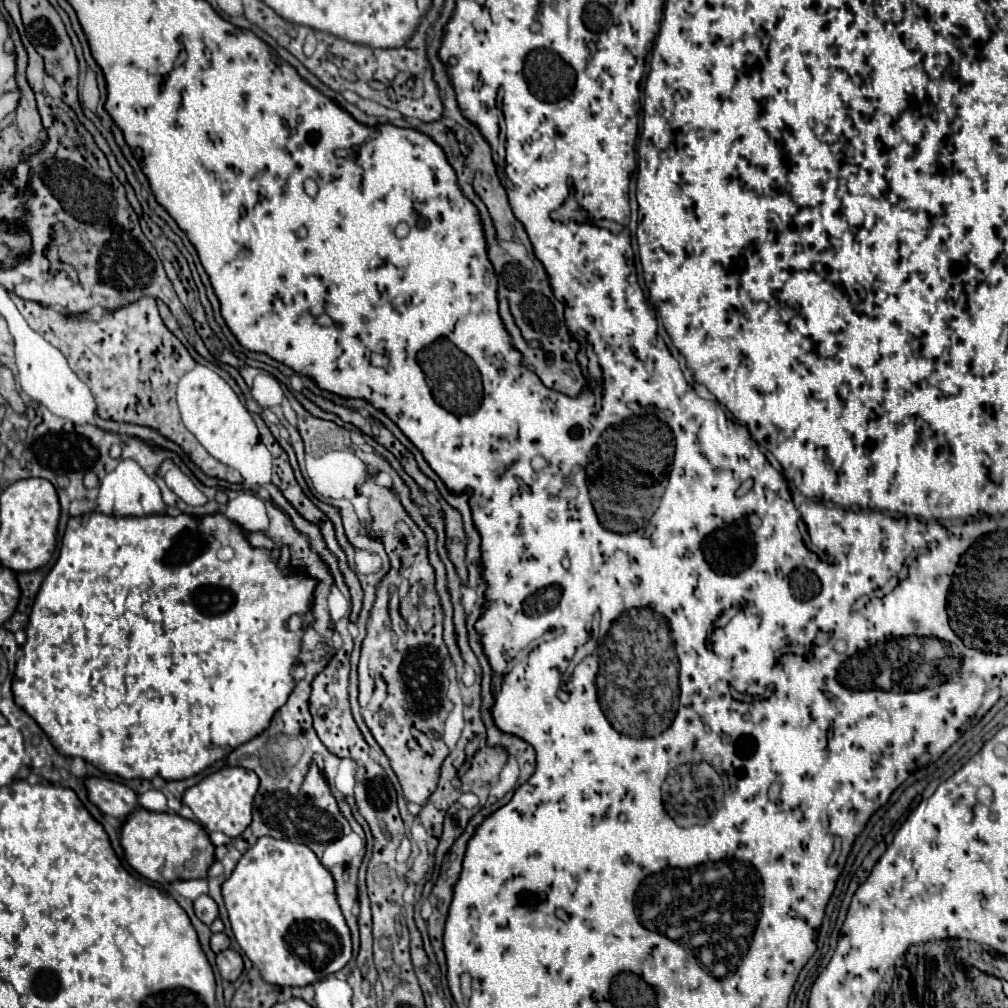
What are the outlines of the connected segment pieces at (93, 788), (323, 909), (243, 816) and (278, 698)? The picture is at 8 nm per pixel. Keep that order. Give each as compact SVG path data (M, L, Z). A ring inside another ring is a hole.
M91 778L87 780L87 792L91 796L91 802L105 812L107 816L115 816L119 820L127 818L135 810L139 810L137 794L119 782L105 780L105 778Z
M269 836L259 838L257 844L243 854L231 878L223 884L223 898L235 940L269 984L307 986L339 972L353 956L351 930L337 902L335 880L305 844L275 840Z
M227 768L219 770L207 778L203 778L199 784L191 786L185 796L183 804L189 806L195 814L195 820L203 824L209 832L221 830L227 836L235 838L245 832L245 828L251 824L251 810L253 810L253 798L259 790L259 778L251 770L243 768Z
M89 512L83 516L75 516L67 522L67 530L63 536L63 546L61 546L61 554L57 564L53 566L53 570L47 574L47 578L41 584L41 590L33 602L33 610L29 616L29 624L27 624L27 642L23 646L23 656L17 660L17 668L15 668L15 680L13 680L13 694L15 694L15 702L47 732L47 736L51 738L55 750L63 756L79 756L85 762L93 764L95 768L99 768L105 774L115 774L121 776L125 780L129 778L143 778L143 780L151 780L157 774L163 780L183 780L183 778L191 778L199 772L203 772L205 768L209 768L213 762L225 758L229 752L233 752L235 748L239 748L241 744L249 742L251 738L259 736L261 732L265 732L271 724L271 718L277 714L277 710L289 700L297 680L293 678L293 668L299 662L299 652L301 652L301 640L305 634L305 616L309 614L309 606L313 602L313 592L315 592L317 580L311 578L309 574L303 574L301 570L291 570L289 566L279 568L279 560L275 560L271 556L271 550L267 548L257 548L249 542L249 536L241 530L241 526L233 524L229 518L225 518L225 514L209 514L209 516L191 516L191 514L177 514L177 516L169 516L169 514L149 514L149 516L107 516L101 512ZM231 546L235 548L235 554L231 560L219 560L217 552L219 548Z

